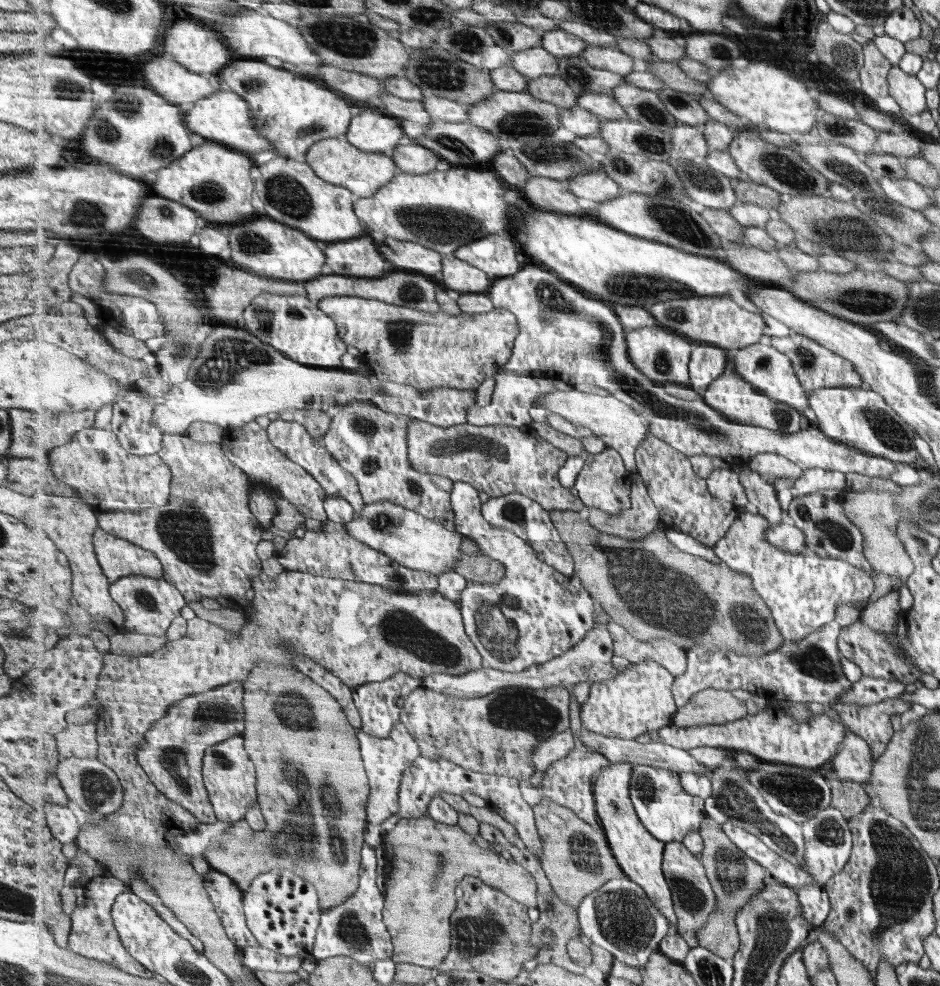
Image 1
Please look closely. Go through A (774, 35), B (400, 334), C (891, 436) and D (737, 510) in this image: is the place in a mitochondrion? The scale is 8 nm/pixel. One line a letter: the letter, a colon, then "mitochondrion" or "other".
A: other
B: mitochondrion
C: mitochondrion
D: other

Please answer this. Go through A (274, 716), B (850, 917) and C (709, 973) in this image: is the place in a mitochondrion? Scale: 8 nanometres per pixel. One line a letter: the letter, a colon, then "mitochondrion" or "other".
A: mitochondrion
B: mitochondrion
C: mitochondrion

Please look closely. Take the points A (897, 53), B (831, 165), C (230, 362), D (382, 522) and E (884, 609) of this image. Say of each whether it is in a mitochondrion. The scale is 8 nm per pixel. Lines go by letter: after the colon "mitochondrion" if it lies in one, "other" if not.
A: other
B: mitochondrion
C: mitochondrion
D: mitochondrion
E: other

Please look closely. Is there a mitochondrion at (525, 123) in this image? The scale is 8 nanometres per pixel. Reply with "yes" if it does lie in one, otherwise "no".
yes

